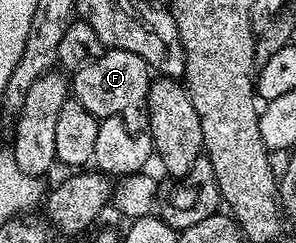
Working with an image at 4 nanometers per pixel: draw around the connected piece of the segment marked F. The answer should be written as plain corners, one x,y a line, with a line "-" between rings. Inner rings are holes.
108,48
97,59
74,71
70,78
70,90
75,101
80,102
94,117
120,118
126,128
144,132
148,128
148,93
153,81
148,62
142,60
142,56

